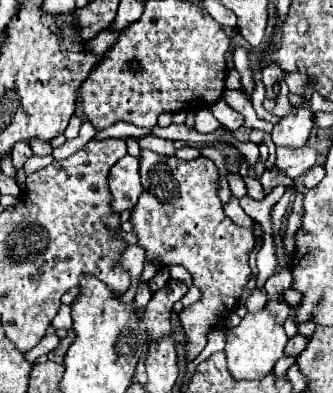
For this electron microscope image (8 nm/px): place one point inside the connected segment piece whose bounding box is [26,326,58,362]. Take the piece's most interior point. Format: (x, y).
(50, 341)

